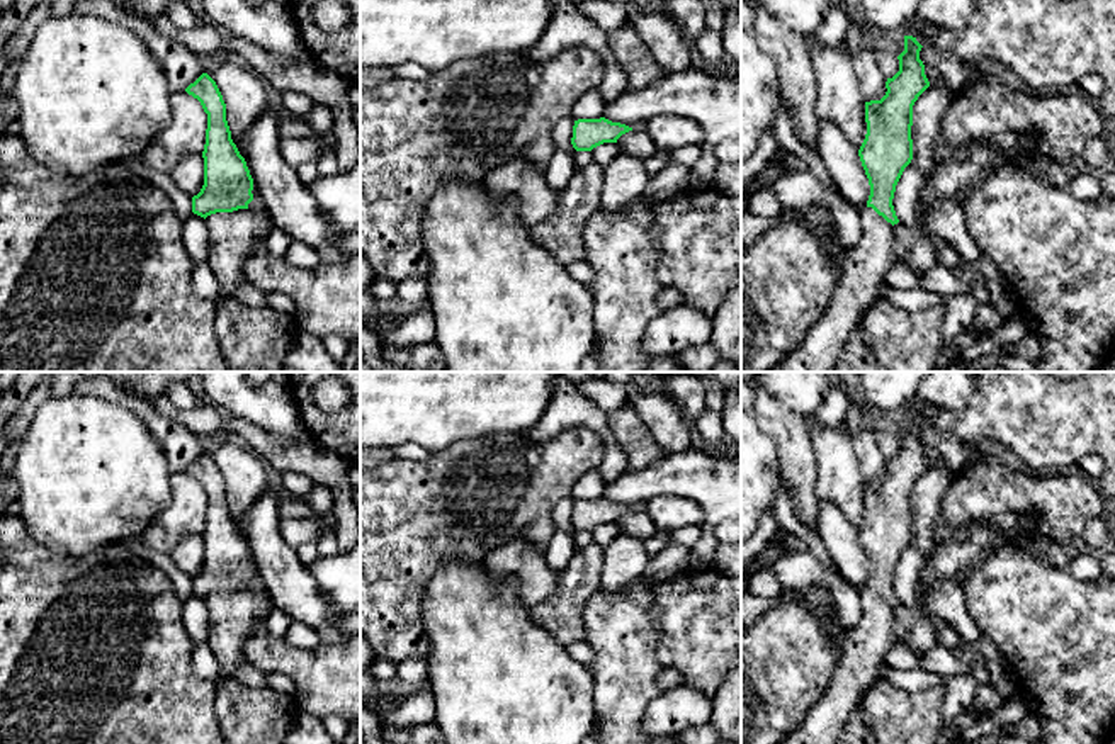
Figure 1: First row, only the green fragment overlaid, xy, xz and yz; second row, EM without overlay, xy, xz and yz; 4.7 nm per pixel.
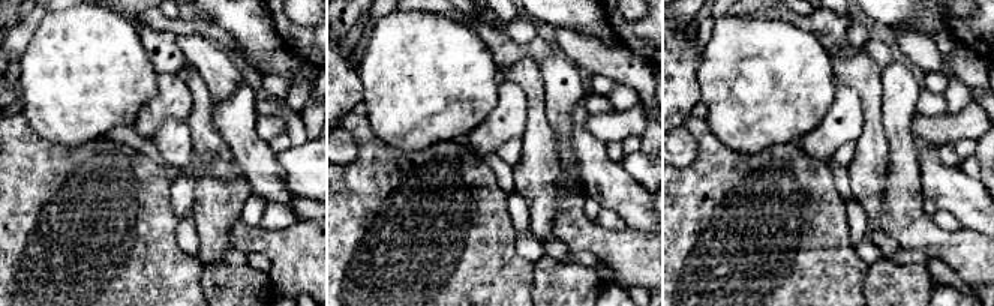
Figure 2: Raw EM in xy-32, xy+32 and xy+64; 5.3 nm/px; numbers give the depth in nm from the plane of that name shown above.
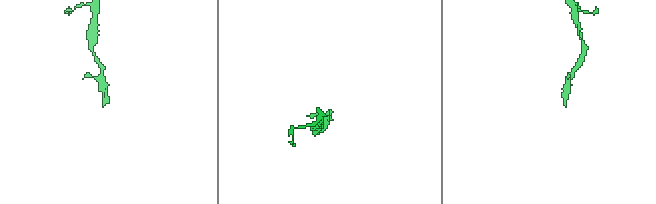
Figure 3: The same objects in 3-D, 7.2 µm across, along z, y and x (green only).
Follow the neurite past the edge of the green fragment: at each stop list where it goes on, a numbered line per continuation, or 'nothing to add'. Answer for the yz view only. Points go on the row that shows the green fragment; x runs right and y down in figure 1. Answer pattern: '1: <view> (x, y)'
1: yz (865, 265)

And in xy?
1: xy (235, 235)

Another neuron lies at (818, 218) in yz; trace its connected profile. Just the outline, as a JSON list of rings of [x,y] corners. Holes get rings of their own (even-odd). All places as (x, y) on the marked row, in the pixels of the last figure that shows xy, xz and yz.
[[[809,206],[802,211],[804,223],[816,236],[833,241],[836,234],[836,223],[831,211],[826,206]]]

